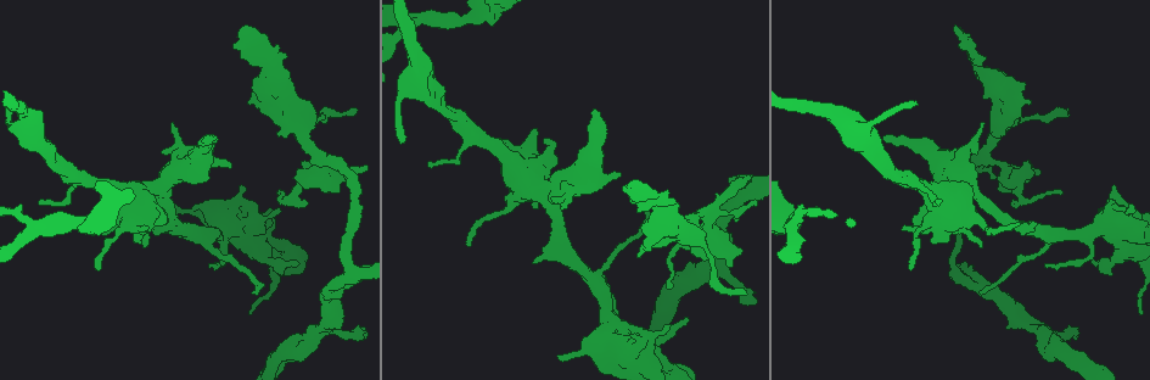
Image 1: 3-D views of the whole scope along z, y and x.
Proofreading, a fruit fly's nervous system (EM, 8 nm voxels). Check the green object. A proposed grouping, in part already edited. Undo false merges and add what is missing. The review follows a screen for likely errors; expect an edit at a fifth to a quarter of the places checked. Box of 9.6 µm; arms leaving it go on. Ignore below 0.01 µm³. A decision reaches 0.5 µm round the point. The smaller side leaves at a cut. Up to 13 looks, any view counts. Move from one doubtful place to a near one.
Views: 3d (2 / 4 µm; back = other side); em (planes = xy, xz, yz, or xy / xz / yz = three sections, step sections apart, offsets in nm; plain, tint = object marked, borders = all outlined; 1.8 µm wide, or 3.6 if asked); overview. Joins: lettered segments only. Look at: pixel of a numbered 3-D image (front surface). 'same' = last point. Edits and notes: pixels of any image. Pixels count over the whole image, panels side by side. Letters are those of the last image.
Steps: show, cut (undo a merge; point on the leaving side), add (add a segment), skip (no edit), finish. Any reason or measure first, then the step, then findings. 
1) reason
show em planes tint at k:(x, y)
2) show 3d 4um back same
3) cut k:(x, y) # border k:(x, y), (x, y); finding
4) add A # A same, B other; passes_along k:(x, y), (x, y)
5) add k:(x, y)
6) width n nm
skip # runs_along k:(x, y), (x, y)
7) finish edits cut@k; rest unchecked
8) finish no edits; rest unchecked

calibre changes
show 3d 4um at 1:(256, 248)

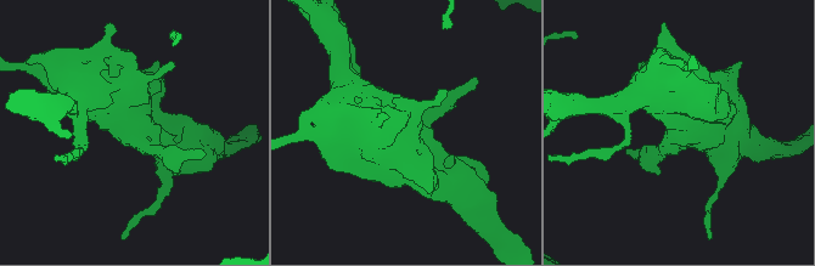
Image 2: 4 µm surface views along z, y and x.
now the EM
show em 3.6um xz step 16 borders at 2:(680, 130)

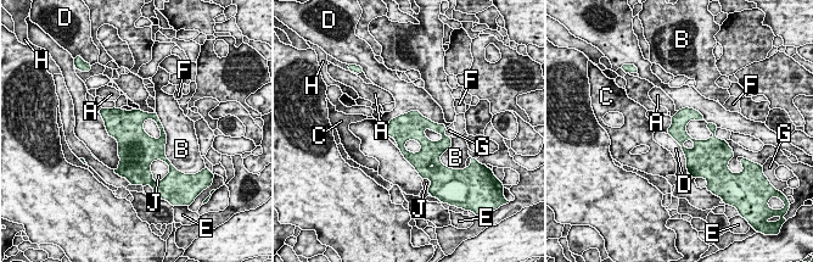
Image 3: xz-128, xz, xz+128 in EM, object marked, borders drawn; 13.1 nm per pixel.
longest_contact D 850 nm
skip # A other, B other, C other, D other, E other, F other, G other, H other, J other; border 3:(446, 127), (408, 111), (382, 132); all the same neuron

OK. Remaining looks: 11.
three arms meet
show 3d 4um back at 1:(326, 325)

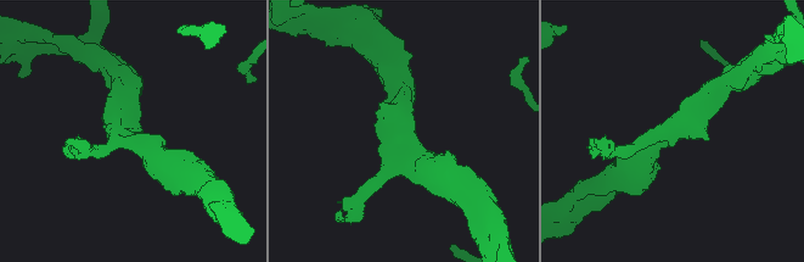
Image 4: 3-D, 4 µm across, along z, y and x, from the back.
arms 3; arm_widths 190, 300, 380 nm; need the tissue
show em planes tint at 4:(400, 134)

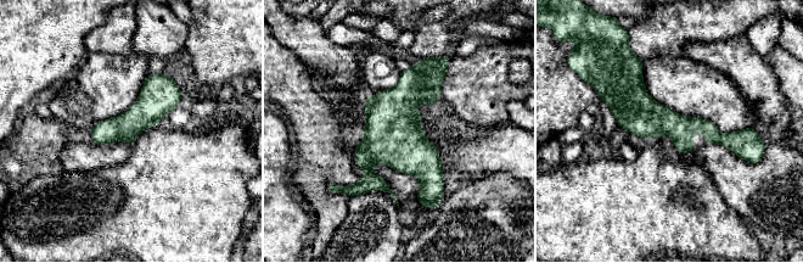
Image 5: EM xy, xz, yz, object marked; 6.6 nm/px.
show em planes borders same

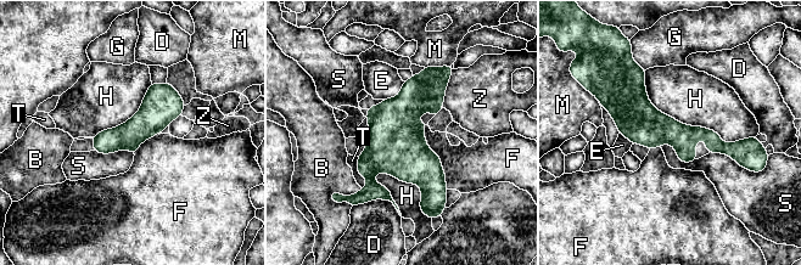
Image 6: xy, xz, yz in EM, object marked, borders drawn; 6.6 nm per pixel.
width 200 nm
skip # B other, D other, E other, F other, G other, H other, M other, S other, T other, Z other; runs_along 6:(609, 106), (721, 147), (748, 142); all the same neuron

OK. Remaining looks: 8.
show 3d 4um at 1:(957, 275)

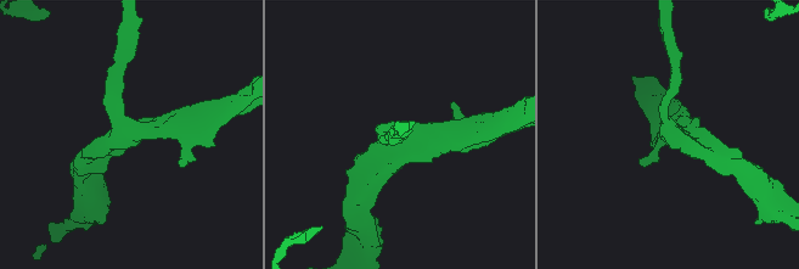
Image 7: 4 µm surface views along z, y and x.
arms 3; arm_widths 190, 190, 240 nm
show em xy step 8 borders at 7:(122, 133)

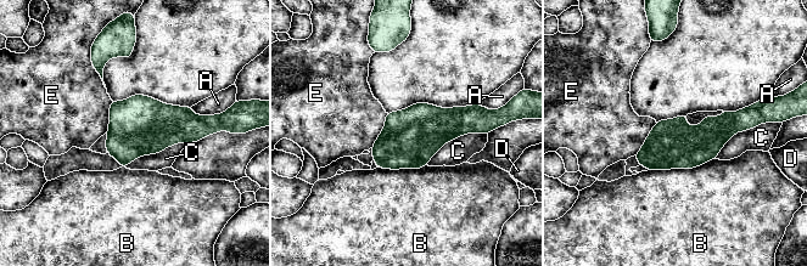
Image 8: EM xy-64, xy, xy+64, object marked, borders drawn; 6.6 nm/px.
width 320 nm
skip # A other, B other, C other, D other, E other; border 8:(387, 113), (385, 126), (371, 147); all the same neuron

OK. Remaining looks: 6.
calibre changes
show em 3.6um planes tint at 1:(145, 212)

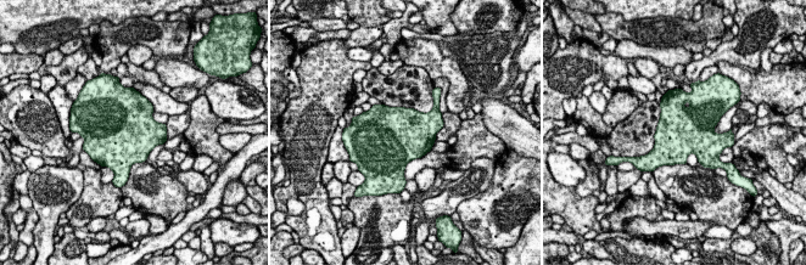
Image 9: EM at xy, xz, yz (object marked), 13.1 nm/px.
what lies round it
show em 3.6um planes borders same

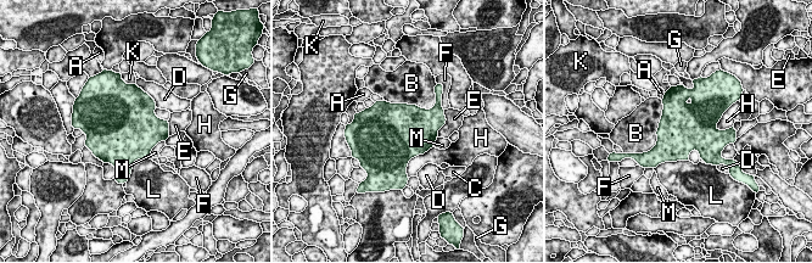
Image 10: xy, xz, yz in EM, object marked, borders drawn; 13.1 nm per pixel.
longest_contact B 700 nm
skip # A other, B other, C other, D other, E other, F other, G other, H other, K other, L other, M other; border 10:(444, 110), (446, 123), (437, 136); one neuron here

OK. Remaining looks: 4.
show 3d 4um at 1:(296, 187)

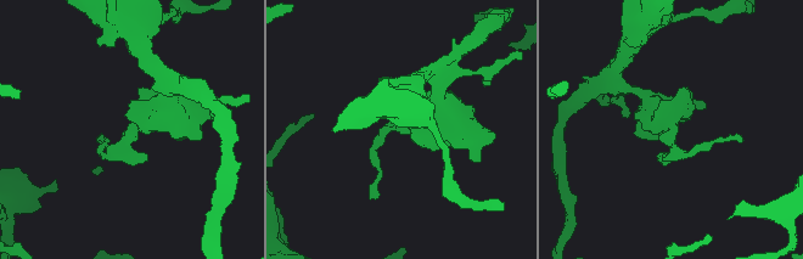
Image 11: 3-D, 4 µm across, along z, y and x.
now the EM
show em 3.6um planes tint at 11:(126, 132)

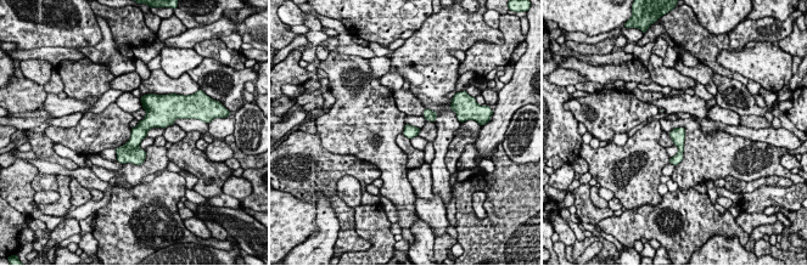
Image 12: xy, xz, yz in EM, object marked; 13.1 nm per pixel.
show em 3.6um planes borders same

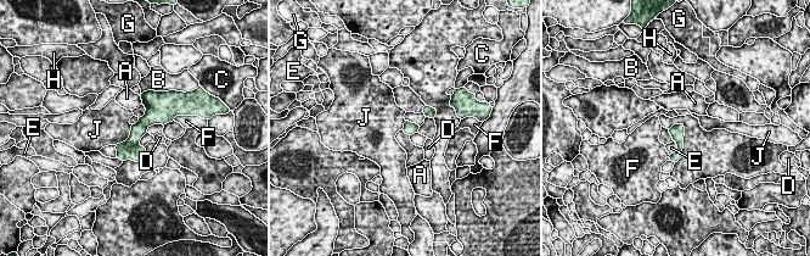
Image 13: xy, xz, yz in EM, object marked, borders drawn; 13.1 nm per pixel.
width 160 nm
skip # A other, B other, C other, D other, E other, F other, G other, H other, J other; runs_along 13:(166, 116), (152, 116), (119, 155); continuous, no second neuron

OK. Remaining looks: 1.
finish no edits; rest unchecked

